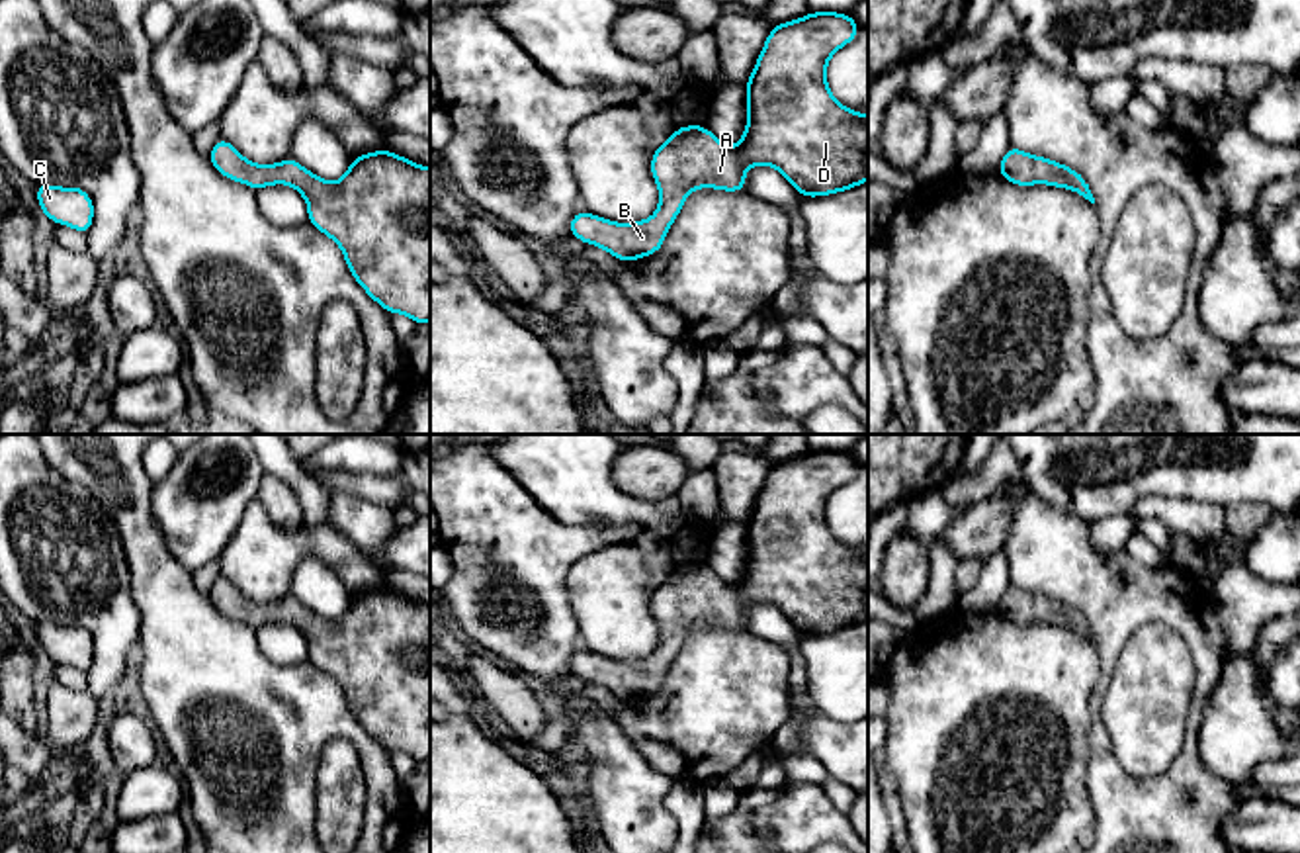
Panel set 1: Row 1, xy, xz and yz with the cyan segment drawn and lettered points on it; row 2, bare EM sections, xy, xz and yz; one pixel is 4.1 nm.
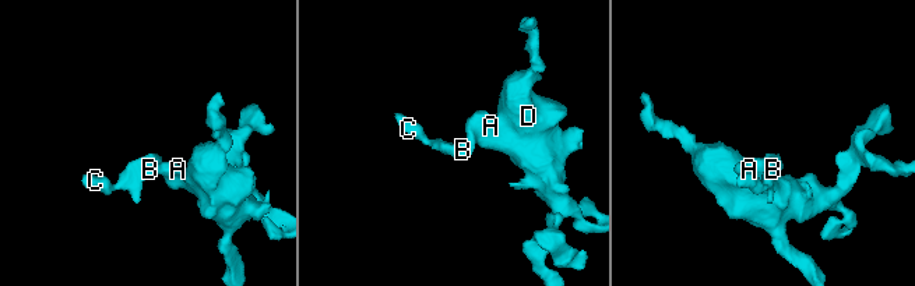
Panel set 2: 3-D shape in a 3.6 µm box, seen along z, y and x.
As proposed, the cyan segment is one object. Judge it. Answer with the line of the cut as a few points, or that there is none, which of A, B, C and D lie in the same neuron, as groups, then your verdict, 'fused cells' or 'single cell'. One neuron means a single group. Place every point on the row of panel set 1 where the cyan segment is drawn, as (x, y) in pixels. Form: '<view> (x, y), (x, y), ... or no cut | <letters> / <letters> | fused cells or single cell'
no cut | A B C D | single cell

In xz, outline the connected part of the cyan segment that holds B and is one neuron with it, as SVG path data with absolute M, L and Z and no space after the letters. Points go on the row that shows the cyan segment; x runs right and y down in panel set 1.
M811 12L778 23L768 33L747 80L749 119L735 147L723 145L706 125L684 125L655 149L651 176L659 186L659 209L645 221L616 223L579 211L569 233L585 245L608 250L620 262L659 252L682 203L696 188L745 192L747 168L774 166L803 198L831 196L868 180L868 115L845 108L827 86L827 63L860 33L848 14Z

